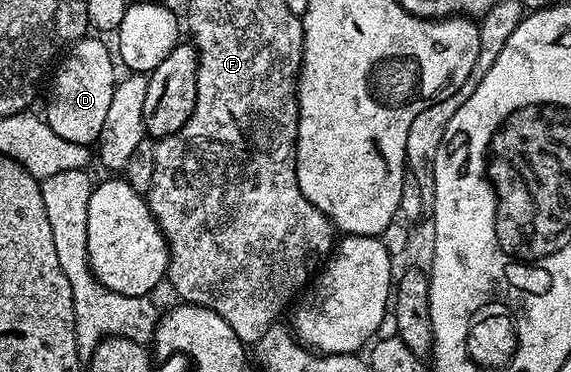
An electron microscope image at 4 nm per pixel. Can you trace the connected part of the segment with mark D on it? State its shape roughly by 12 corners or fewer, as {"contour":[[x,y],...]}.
{"contour":[[96,36],[57,65],[44,119],[93,145],[118,81]]}

